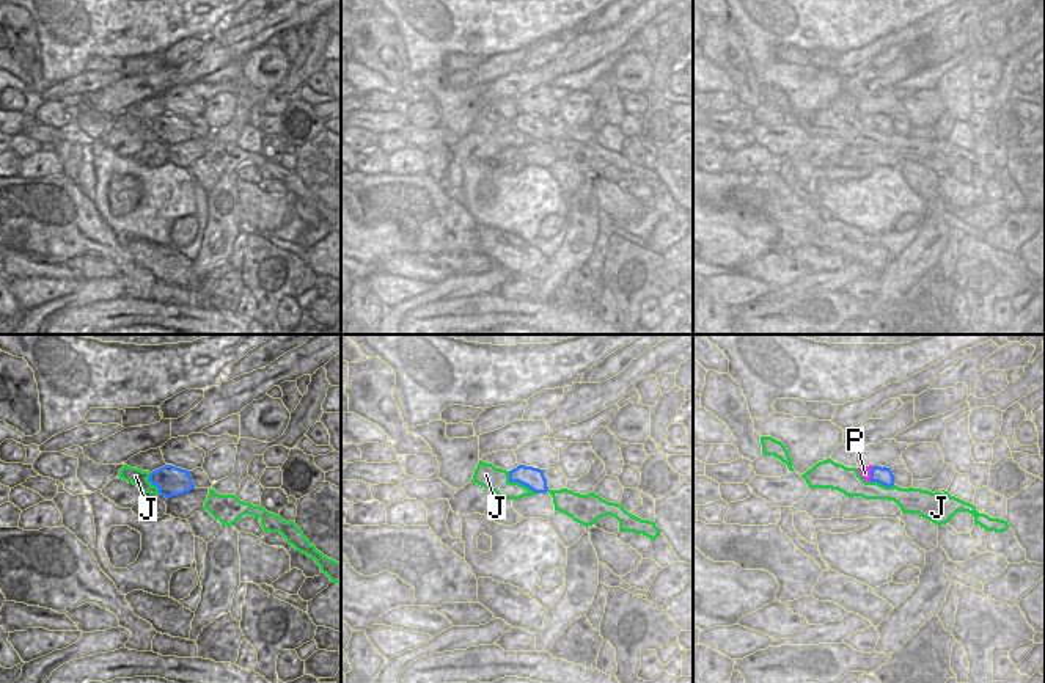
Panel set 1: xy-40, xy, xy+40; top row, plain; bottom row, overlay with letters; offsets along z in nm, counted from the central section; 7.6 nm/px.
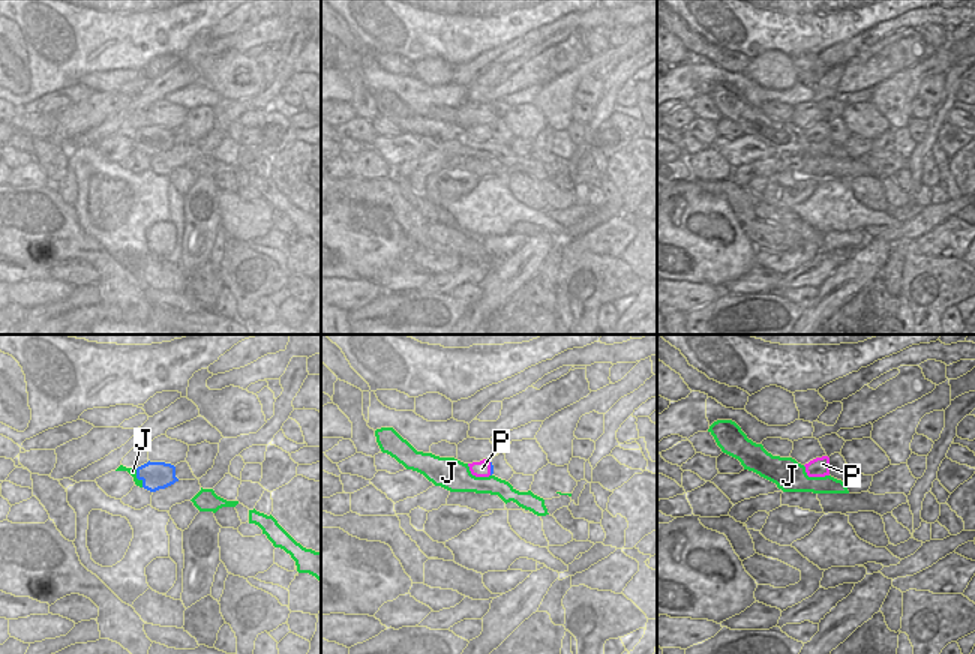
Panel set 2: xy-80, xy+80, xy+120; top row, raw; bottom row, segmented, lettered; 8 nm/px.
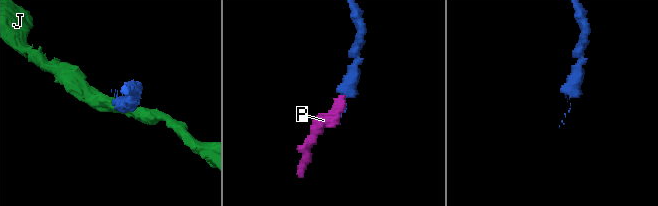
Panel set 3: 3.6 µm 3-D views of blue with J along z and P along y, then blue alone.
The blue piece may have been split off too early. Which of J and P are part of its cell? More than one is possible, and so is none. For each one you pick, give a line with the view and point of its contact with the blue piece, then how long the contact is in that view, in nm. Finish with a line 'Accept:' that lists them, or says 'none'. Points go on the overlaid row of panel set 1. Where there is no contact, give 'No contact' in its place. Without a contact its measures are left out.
P: Touches blue at xy+40 (871, 474). Shared border 120 nm
Accept: P

